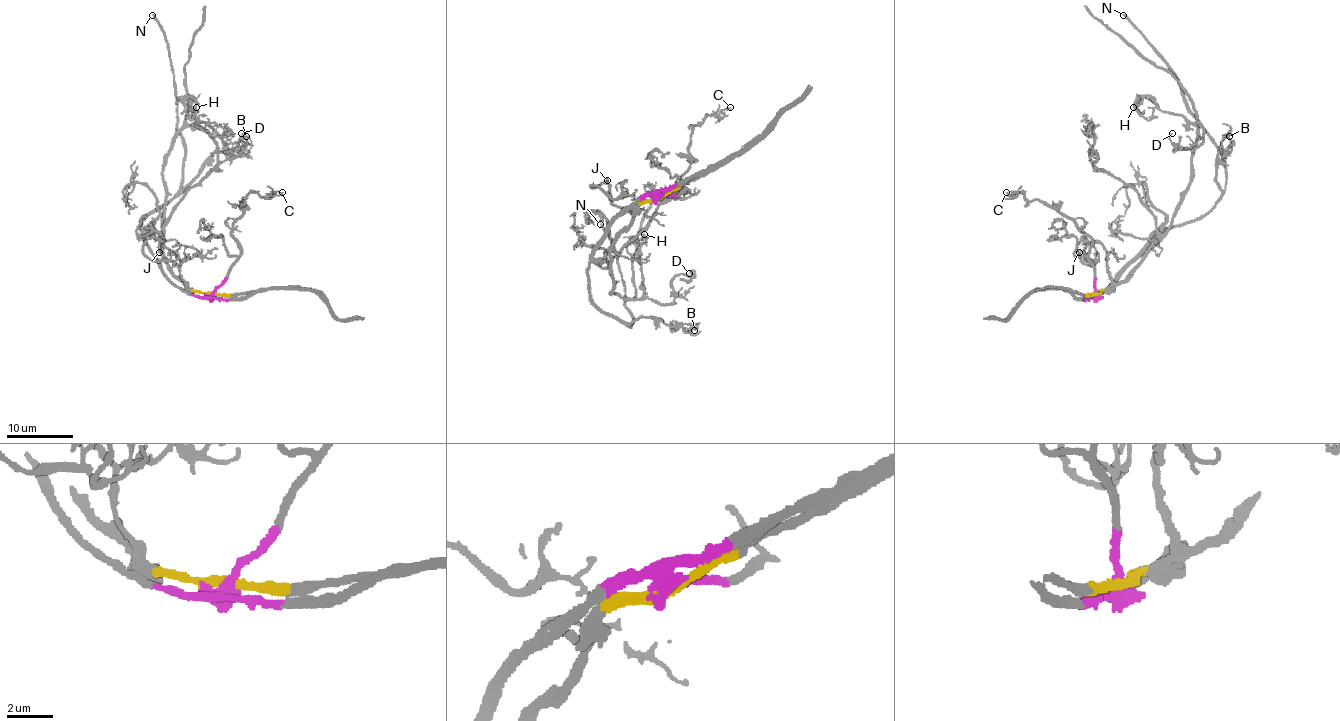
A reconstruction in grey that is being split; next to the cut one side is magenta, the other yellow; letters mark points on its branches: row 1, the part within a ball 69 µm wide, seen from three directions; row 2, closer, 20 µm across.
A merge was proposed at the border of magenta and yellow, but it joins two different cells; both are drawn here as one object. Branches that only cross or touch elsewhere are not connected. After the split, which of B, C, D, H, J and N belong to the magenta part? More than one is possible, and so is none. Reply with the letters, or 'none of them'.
B, C, N

